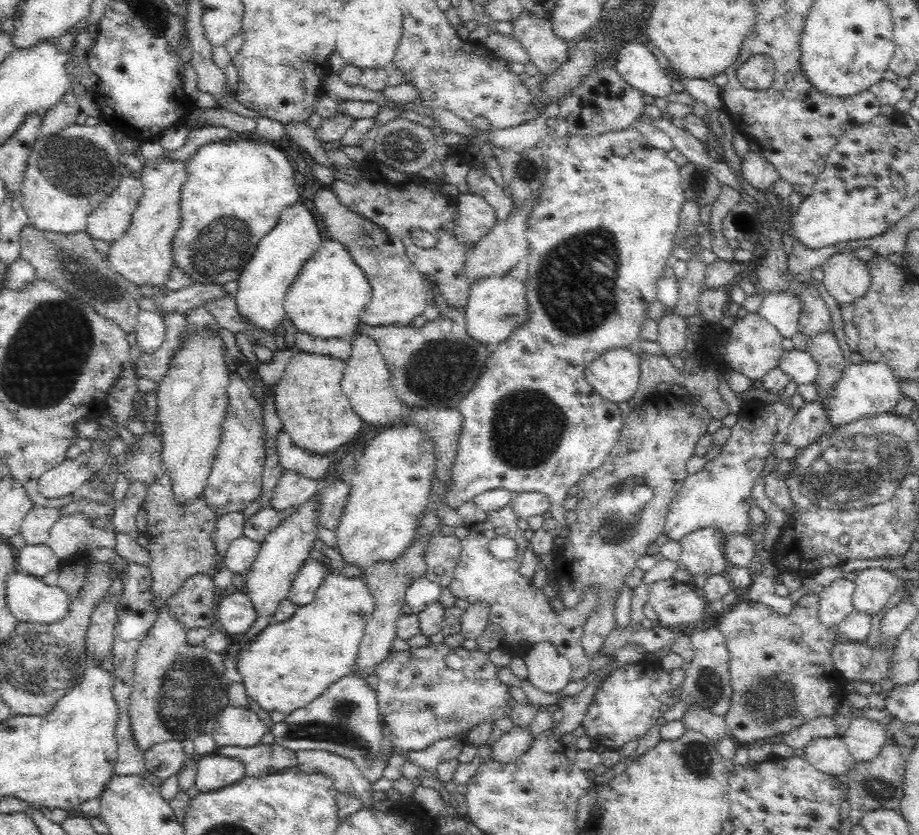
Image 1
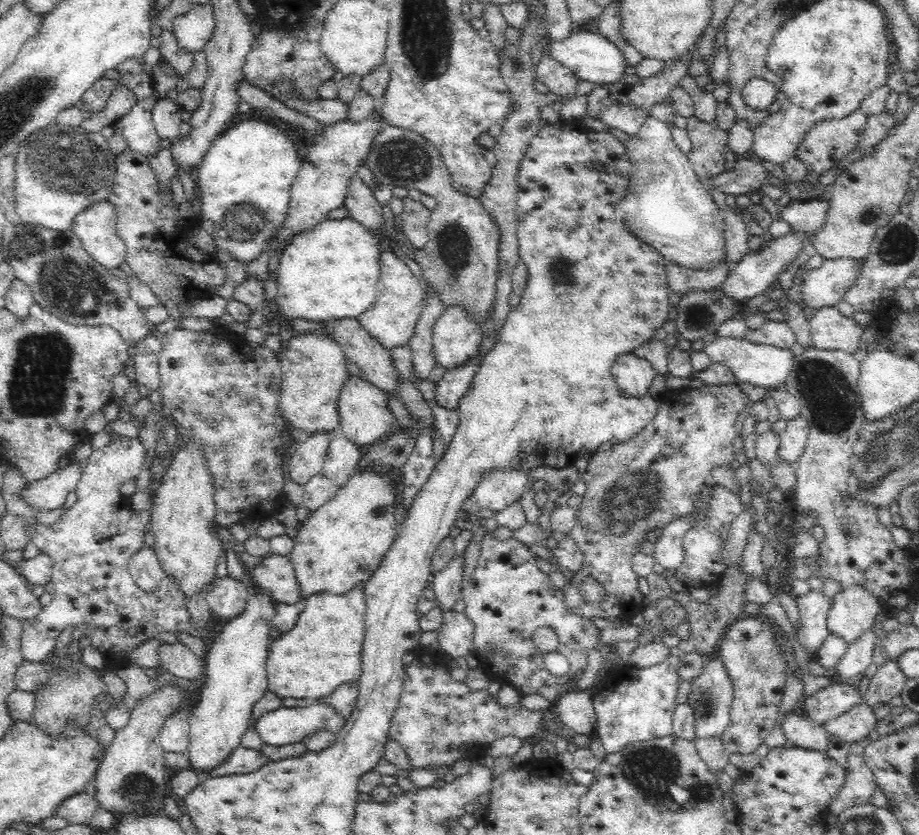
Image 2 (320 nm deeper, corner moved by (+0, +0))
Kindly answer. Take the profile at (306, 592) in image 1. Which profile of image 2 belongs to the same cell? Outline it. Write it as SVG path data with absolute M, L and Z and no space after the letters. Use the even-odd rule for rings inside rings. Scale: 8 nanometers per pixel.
M268 554L263 559L250 574L256 587L269 590L277 603L301 606L301 584L289 556Z

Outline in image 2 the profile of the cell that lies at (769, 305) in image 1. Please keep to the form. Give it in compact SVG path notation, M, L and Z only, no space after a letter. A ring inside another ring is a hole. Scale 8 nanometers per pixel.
M849 258L824 260L820 268L803 276L802 306L804 308L834 307L858 278L857 264Z

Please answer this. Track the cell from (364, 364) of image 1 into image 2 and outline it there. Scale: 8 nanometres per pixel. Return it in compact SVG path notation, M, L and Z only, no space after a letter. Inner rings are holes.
M350 376L344 383L338 398L341 431L359 447L372 444L378 438L391 434L397 427L397 420L388 408L388 395L378 390L364 376Z

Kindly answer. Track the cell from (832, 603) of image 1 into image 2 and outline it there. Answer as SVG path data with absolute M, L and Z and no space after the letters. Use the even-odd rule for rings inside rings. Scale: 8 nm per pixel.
M812 590L795 598L799 611L799 626L794 627L798 642L804 650L814 654L831 633L828 630L828 614L834 607L835 598L826 596L823 590Z

